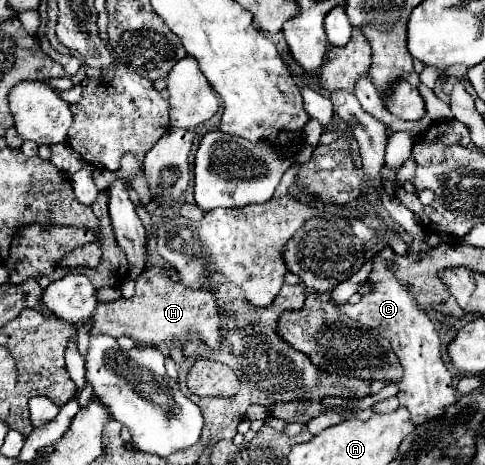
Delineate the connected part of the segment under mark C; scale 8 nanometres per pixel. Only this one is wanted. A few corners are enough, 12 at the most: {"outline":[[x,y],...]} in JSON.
{"outline":[[375,253],[371,291],[341,311],[377,329],[419,425],[457,401],[437,327]]}

